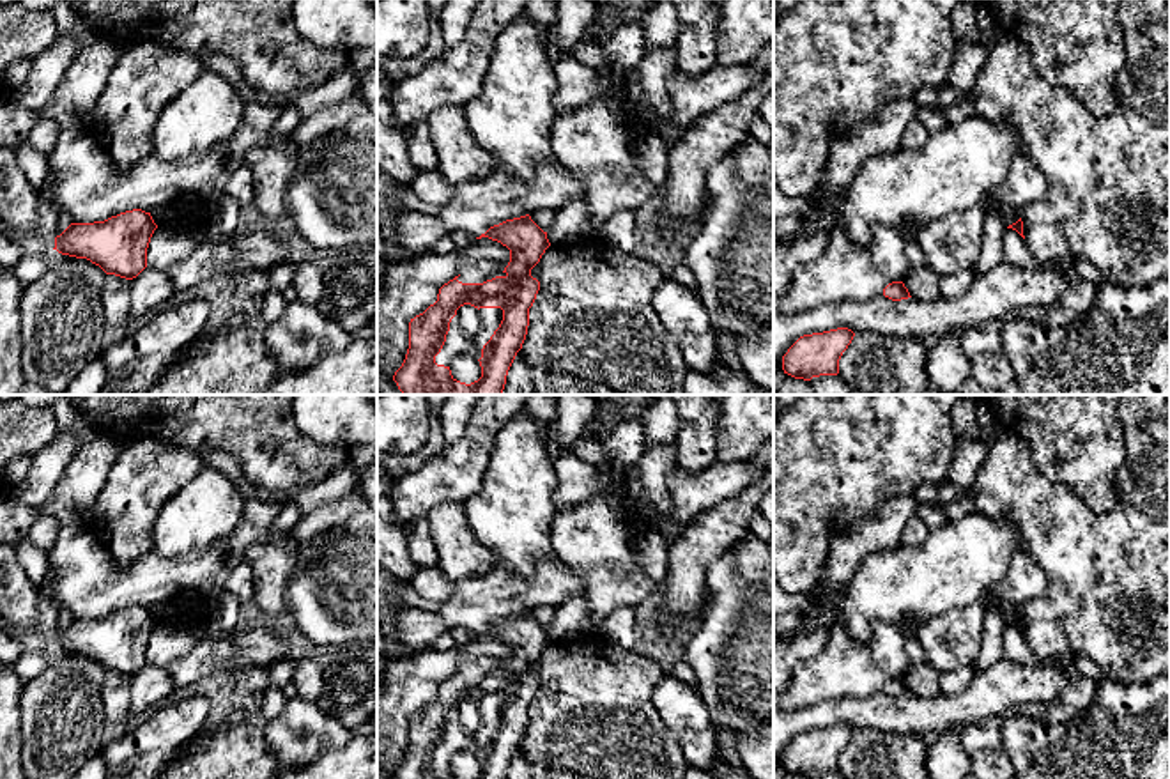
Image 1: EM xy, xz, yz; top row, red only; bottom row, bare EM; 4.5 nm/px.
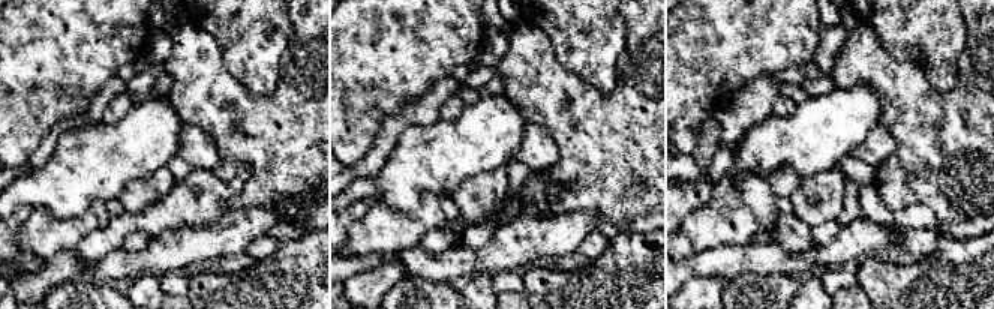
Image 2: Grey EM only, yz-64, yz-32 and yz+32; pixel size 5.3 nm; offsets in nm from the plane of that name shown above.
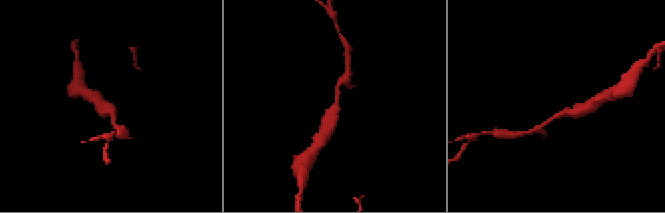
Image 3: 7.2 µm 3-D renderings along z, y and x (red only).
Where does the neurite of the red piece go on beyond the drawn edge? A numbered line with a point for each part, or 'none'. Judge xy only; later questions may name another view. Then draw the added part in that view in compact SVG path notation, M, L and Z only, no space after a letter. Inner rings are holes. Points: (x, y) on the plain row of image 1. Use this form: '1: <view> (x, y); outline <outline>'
none

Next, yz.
none

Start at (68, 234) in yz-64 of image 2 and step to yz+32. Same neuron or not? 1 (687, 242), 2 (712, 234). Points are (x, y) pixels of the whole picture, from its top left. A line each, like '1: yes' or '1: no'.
1: yes
2: yes

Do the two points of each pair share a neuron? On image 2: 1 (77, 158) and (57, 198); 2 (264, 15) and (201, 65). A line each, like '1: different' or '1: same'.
1: same
2: different

